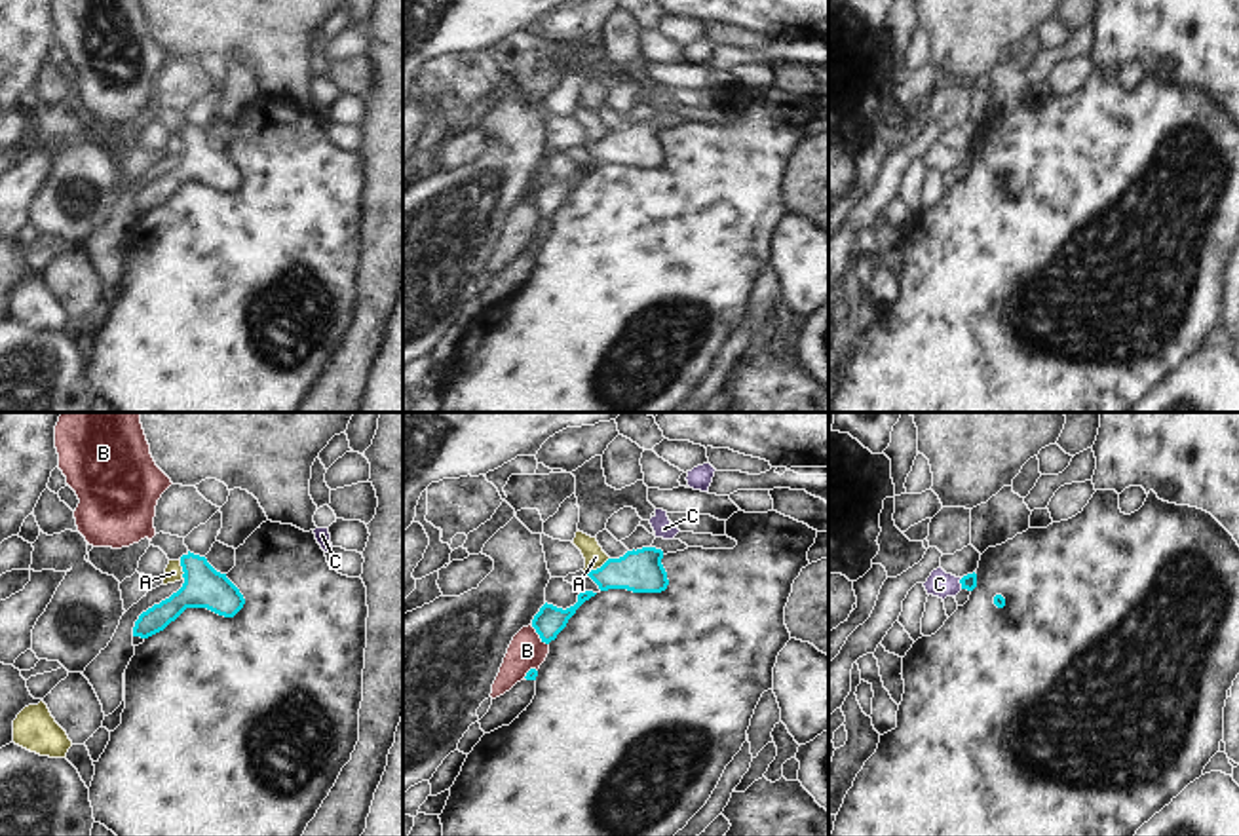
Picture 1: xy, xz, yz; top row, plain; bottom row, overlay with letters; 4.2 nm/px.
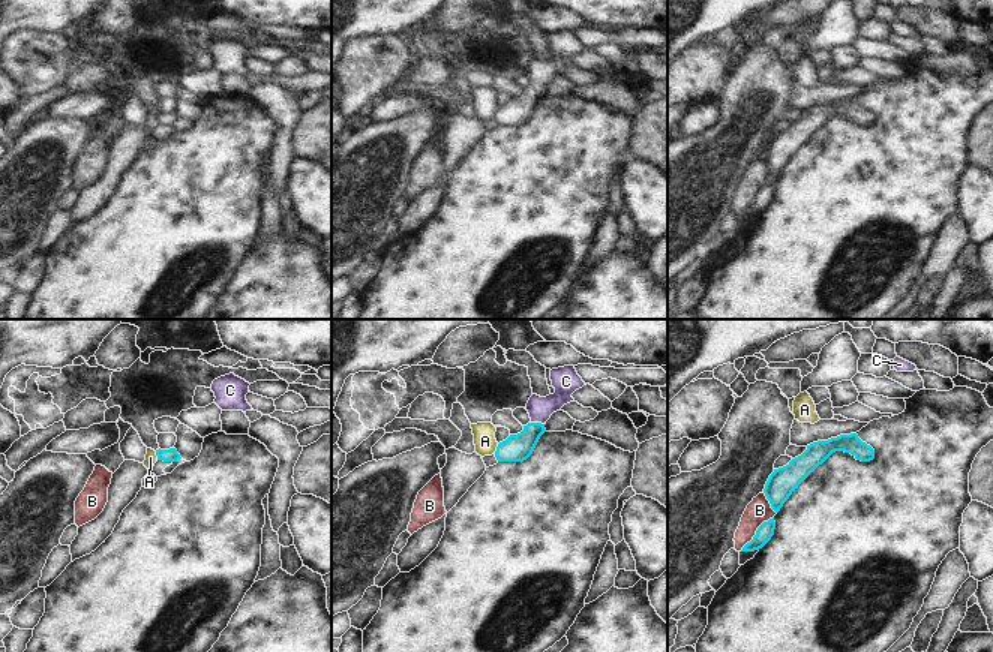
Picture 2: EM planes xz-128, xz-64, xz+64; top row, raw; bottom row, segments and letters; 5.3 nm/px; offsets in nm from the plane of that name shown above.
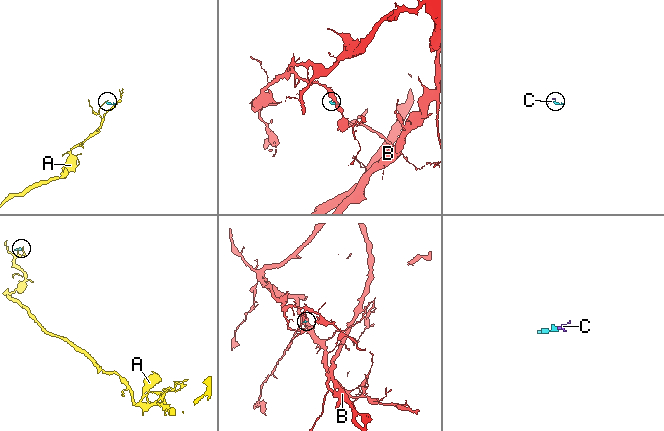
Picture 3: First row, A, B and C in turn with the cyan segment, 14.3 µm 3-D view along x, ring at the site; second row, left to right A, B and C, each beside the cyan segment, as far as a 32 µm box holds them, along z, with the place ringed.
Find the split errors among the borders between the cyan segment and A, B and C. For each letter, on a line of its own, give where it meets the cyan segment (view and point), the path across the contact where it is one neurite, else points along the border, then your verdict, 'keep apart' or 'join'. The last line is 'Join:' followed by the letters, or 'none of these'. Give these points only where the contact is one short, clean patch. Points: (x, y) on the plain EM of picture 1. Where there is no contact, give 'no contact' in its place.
A: contact xz (597, 143); border xz (609, 132), (586, 147); keep apart
B: contact xz (538, 208); border xz (531, 200), (548, 219); keep apart
C: contact yz (960, 156); way yz (968, 156), (960, 156), (939, 158); join
Join: C

